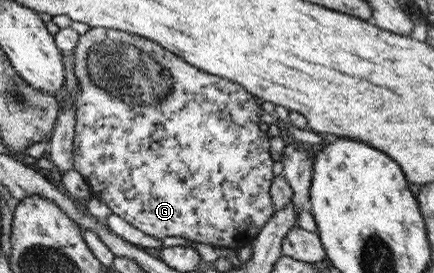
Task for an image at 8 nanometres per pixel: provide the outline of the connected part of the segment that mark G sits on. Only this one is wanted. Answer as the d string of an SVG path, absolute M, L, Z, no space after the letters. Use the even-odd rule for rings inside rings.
M90 27L80 35L78 43L72 50L74 55L74 74L79 80L80 92L75 96L75 136L73 137L73 169L83 174L86 183L90 185L92 194L114 214L124 218L134 228L144 234L164 239L165 237L185 238L188 242L196 241L216 247L239 249L243 251L262 228L270 221L274 212L273 196L268 194L272 182L272 158L268 148L268 134L258 128L260 124L260 104L256 98L248 94L248 90L240 84L225 77L202 71L182 59L172 51L162 47L156 41L134 33L119 31L113 28Z

